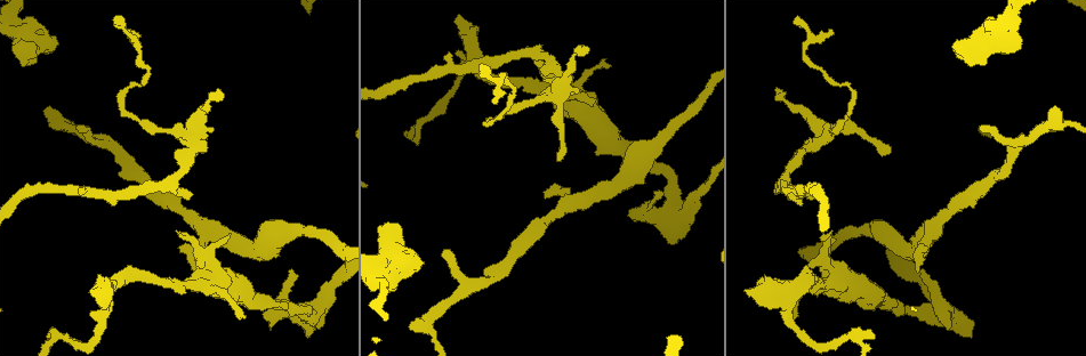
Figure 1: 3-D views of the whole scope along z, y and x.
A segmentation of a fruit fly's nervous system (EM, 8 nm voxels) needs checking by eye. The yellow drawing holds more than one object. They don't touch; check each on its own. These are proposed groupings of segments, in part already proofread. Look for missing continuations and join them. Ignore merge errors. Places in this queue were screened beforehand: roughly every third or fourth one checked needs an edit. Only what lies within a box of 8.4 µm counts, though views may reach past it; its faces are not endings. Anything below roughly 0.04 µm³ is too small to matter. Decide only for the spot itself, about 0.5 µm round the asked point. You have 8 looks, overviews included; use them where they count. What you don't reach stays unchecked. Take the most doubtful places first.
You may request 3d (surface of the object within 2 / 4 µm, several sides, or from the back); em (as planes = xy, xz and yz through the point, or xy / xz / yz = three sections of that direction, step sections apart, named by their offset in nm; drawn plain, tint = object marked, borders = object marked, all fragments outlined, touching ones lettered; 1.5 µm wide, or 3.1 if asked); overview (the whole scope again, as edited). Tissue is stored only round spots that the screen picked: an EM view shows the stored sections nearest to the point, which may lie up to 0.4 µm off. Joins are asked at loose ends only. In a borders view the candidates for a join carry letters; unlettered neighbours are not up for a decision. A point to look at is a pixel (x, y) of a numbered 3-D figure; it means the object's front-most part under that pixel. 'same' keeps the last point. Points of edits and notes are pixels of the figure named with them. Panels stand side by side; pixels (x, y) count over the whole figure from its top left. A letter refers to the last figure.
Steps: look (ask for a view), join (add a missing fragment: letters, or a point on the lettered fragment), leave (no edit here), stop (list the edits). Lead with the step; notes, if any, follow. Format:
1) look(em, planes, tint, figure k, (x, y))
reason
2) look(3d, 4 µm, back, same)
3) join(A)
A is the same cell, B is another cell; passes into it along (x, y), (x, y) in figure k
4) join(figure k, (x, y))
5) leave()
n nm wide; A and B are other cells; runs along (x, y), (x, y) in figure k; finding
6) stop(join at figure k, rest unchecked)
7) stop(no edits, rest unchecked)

look(em, yz, step 4, tint, figure 1, (560, 160))
tapers out

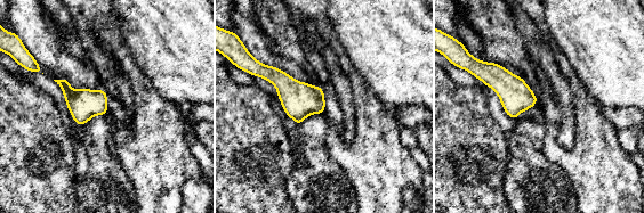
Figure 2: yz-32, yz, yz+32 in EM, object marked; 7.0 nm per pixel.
look(em, planes, borders, same)
cut it another way

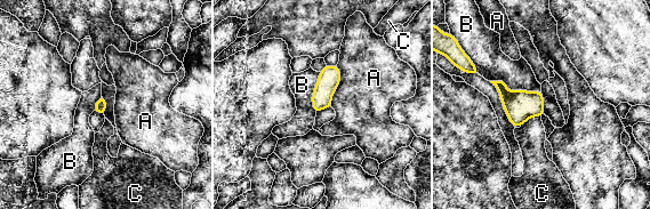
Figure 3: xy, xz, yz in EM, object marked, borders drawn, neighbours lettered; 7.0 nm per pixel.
leave()
B touches over 380 nm; A, B and C are other cells; border along (540, 115), (534, 115), (520, 125) in figure 3; none of them fits

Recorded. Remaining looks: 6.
look(3d, 4 µm, figure 1, (81, 127))
free end

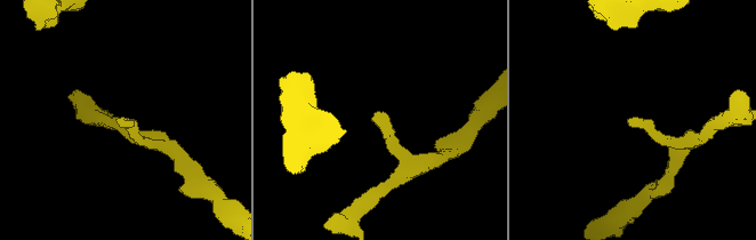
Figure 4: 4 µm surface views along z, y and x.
look(em, planes, borders, figure 4, (125, 122))
shape alone is not enough

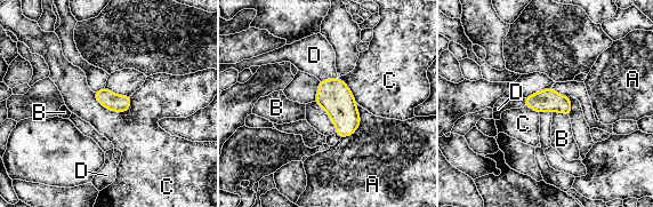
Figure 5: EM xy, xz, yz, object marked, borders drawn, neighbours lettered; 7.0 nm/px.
join(D)
D is the same cell, A, B and C are other cells; the cell continues

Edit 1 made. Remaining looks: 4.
look(overview)
see it whole again

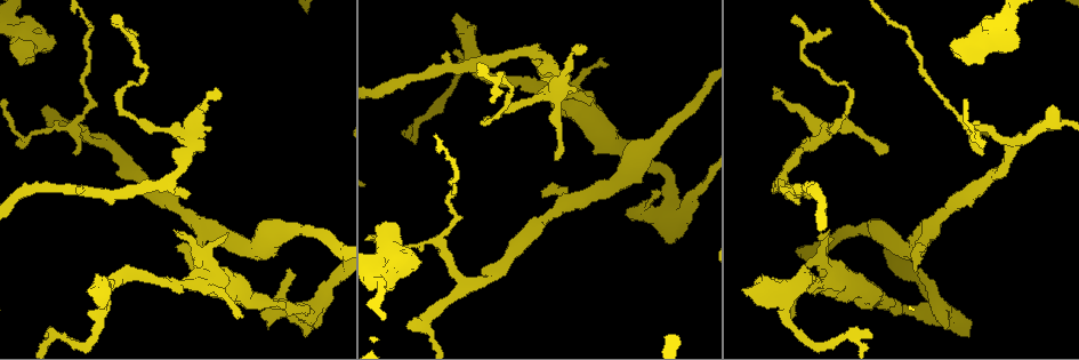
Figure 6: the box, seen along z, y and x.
look(em, yz, step 8, borders, figure 6, (305, 333))
thick end

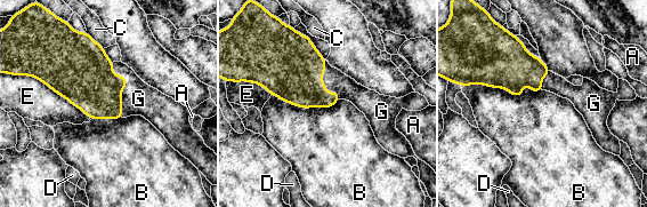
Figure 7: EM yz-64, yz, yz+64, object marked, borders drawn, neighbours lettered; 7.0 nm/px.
join(G)
200 nm wide; G is the same cell, A, B, C, D and E are other cells; passes into it along (89, 84), (124, 87), (138, 98) in figure 7; the cell continues

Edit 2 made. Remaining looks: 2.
stop(join at figure 5, join at figure 7, rest unchecked)

